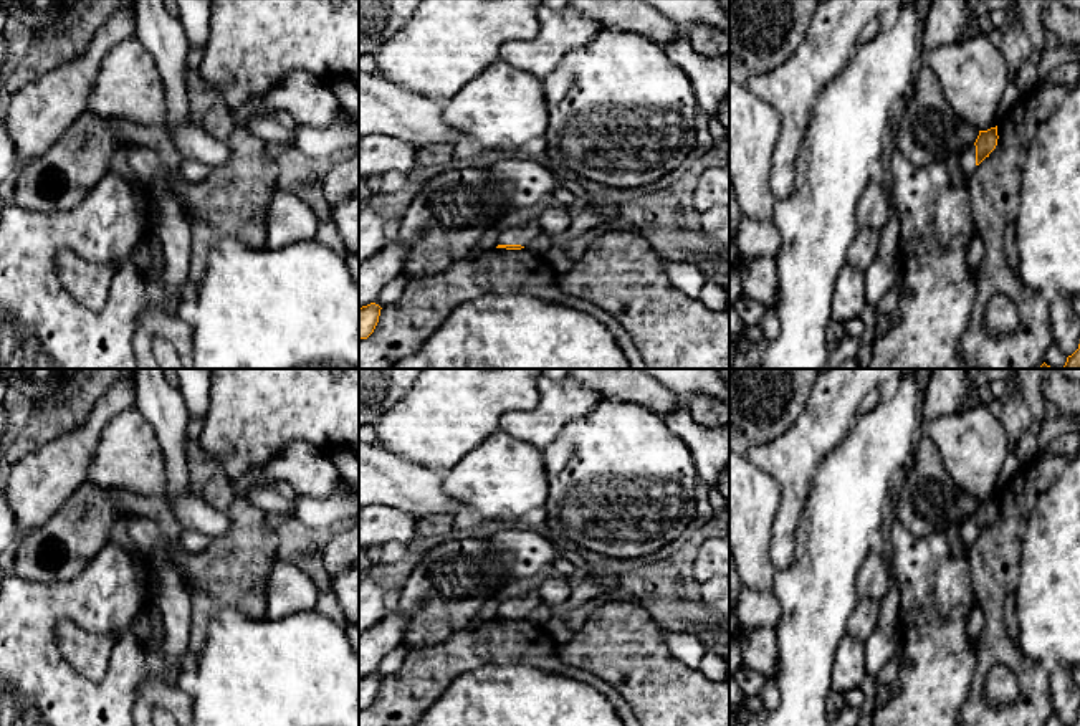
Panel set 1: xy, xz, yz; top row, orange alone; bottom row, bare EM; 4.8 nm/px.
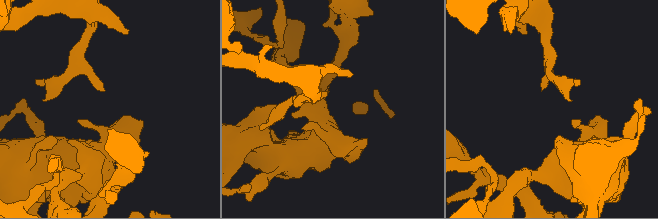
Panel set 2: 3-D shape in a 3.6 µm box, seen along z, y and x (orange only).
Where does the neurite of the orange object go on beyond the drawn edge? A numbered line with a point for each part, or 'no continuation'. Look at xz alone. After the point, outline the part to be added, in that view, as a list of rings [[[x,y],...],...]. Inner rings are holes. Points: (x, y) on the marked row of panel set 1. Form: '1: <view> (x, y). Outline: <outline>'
1: xz (523, 234). Outline: [[[536,220],[528,222],[503,232],[498,245],[521,245],[526,248],[541,233],[542,230],[539,228]]]

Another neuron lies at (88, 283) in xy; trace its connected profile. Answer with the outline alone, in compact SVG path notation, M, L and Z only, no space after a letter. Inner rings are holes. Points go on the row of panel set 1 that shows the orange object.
M61 250L56 258L56 271L61 284L81 304L101 309L111 289L116 263L91 263L71 250Z

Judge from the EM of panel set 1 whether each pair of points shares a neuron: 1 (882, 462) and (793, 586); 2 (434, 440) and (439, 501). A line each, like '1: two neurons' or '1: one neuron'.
1: one neuron
2: two neurons

